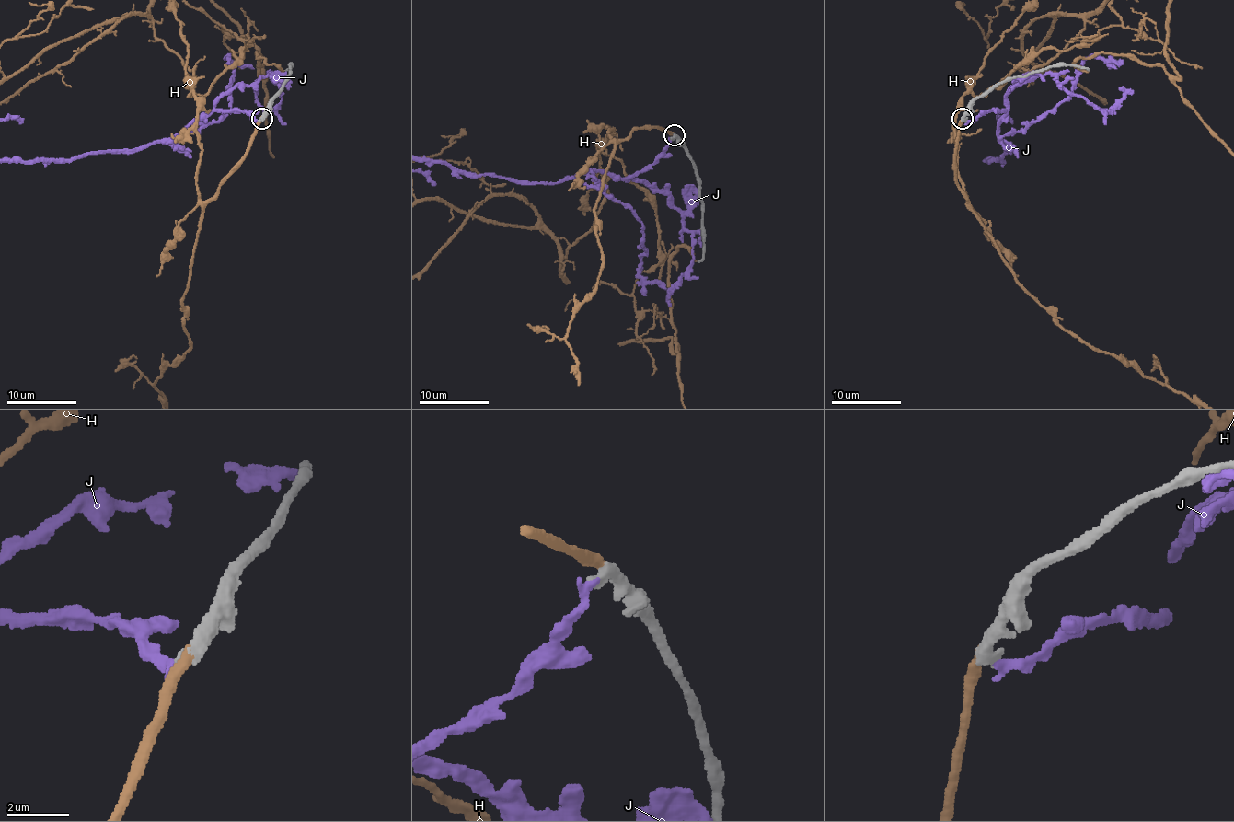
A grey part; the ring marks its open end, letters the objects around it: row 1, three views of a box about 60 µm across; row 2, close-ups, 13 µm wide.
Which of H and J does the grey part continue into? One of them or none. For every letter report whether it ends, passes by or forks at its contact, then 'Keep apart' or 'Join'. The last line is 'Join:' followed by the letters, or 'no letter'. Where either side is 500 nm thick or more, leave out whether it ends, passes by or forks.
H: Join
J: It ends there. Keep apart
Join: H

